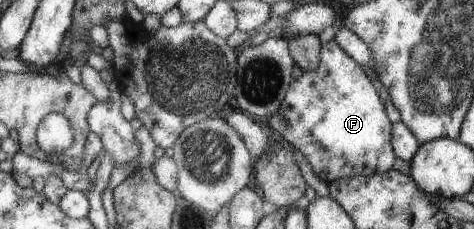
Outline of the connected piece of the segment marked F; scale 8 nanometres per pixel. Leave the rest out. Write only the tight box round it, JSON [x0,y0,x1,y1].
[262,40,394,183]

